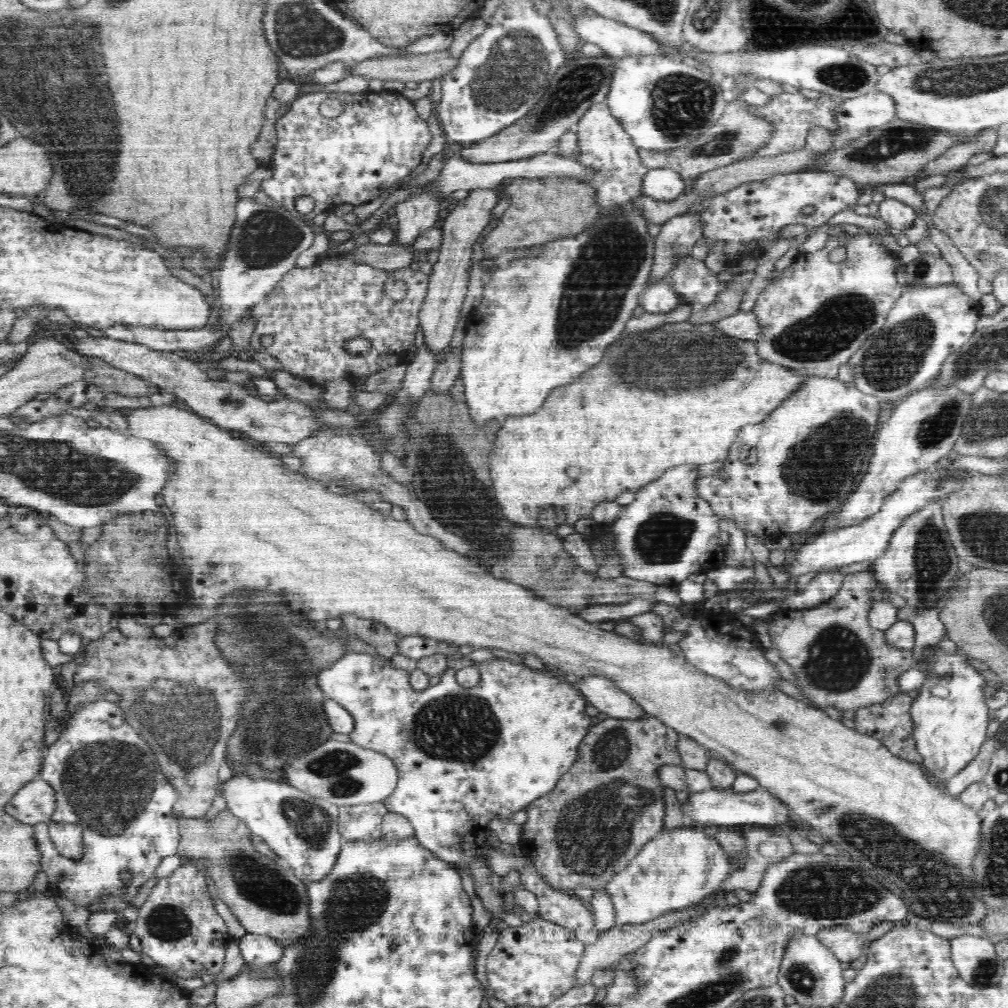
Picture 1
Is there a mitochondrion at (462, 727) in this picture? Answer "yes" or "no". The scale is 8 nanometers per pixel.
yes

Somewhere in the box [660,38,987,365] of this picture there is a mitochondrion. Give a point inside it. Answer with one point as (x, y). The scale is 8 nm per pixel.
(889, 143)

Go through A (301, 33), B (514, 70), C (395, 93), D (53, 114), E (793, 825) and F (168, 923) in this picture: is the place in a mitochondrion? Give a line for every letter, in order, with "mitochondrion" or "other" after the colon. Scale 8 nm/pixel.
A: mitochondrion
B: mitochondrion
C: other
D: mitochondrion
E: other
F: mitochondrion

